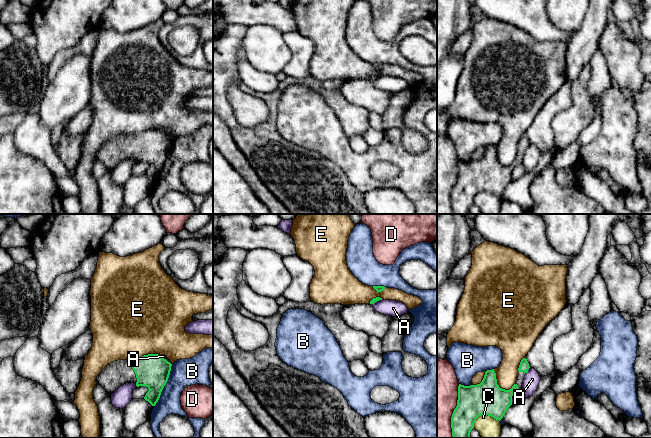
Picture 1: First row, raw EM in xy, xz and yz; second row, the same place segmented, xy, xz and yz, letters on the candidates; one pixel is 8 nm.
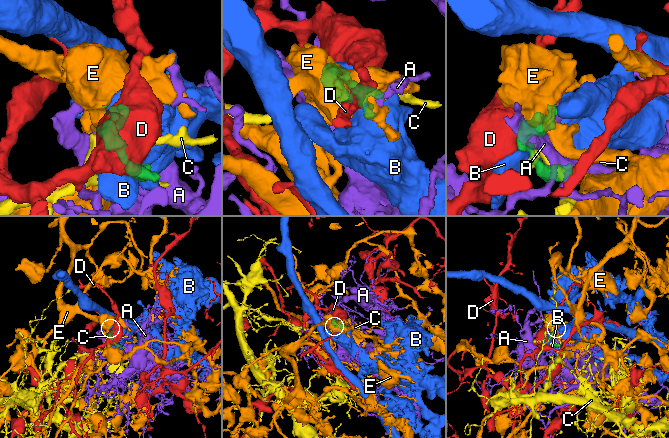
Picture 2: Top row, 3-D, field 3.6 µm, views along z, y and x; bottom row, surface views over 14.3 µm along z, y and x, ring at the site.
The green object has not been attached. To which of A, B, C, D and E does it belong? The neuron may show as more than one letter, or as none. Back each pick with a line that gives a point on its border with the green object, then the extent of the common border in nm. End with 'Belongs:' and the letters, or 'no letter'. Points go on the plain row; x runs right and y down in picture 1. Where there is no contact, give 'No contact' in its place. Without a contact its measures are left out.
Belongs: no letter

